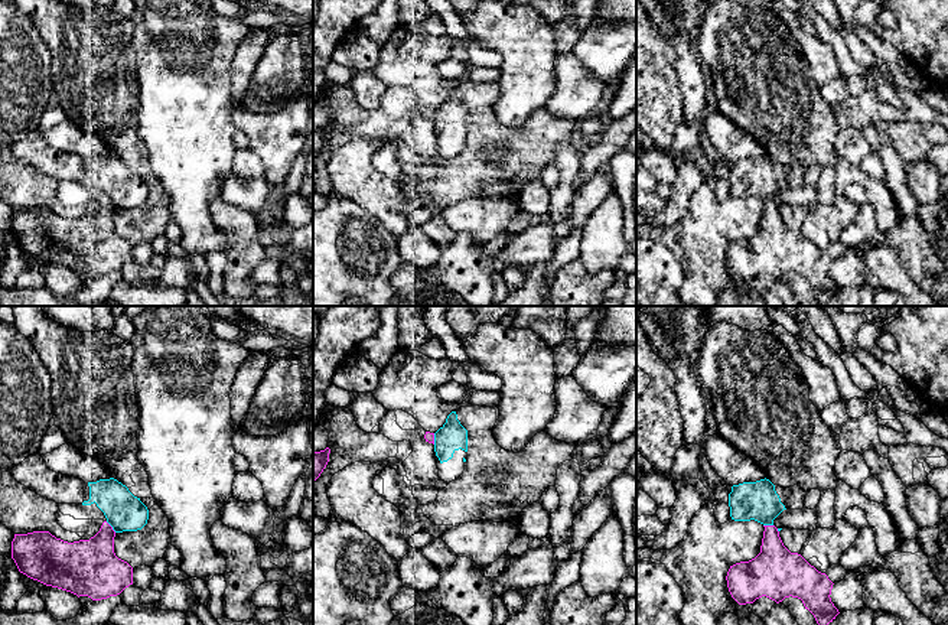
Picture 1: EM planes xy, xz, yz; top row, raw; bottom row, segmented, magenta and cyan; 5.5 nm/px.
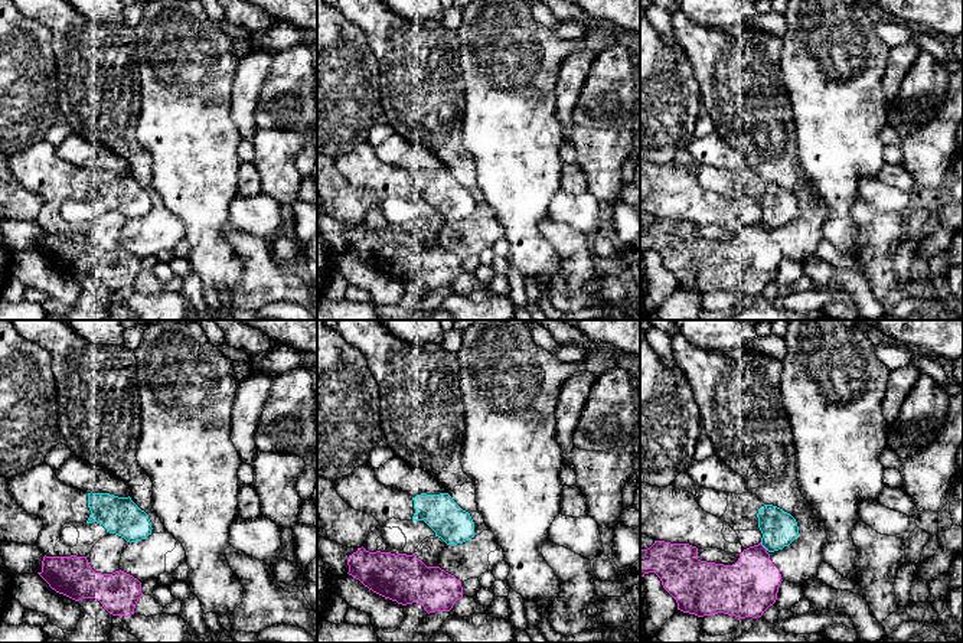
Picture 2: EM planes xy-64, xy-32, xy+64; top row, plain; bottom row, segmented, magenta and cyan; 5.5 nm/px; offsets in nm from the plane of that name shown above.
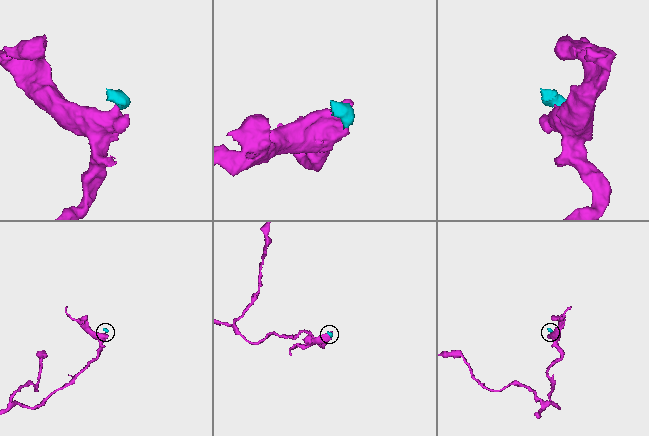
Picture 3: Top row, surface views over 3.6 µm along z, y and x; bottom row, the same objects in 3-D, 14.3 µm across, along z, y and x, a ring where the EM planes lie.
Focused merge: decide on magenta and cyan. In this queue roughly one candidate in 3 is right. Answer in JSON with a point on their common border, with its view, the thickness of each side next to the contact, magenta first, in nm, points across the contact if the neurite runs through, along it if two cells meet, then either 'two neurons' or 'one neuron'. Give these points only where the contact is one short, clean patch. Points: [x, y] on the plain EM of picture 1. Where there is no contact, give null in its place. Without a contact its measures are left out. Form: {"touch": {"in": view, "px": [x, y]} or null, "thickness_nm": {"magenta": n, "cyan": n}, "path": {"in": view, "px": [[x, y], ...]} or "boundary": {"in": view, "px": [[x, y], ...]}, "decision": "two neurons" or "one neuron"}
{"touch": {"in": "xy", "px": [111, 204]}, "thickness_nm": {"magenta": 300, "cyan": 200}, "decision": "two neurons"}

